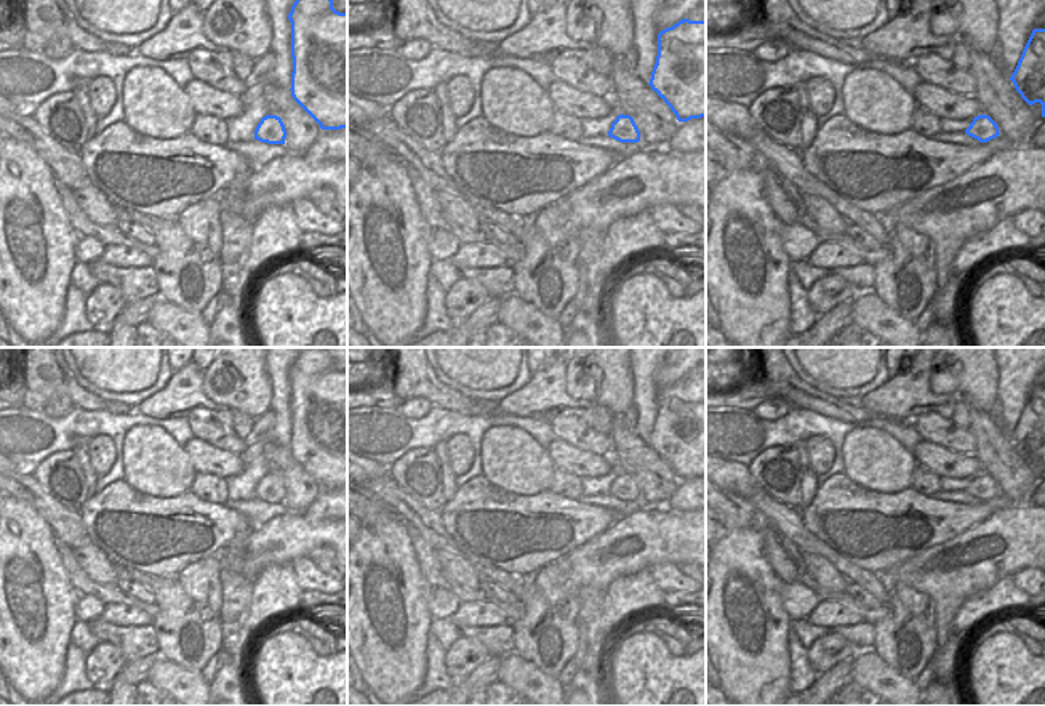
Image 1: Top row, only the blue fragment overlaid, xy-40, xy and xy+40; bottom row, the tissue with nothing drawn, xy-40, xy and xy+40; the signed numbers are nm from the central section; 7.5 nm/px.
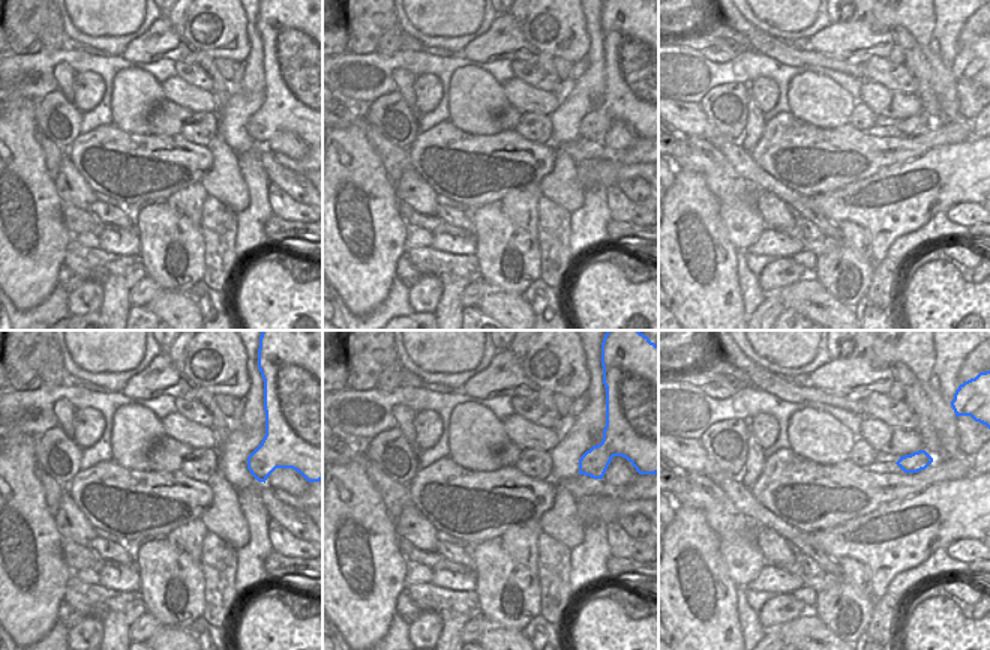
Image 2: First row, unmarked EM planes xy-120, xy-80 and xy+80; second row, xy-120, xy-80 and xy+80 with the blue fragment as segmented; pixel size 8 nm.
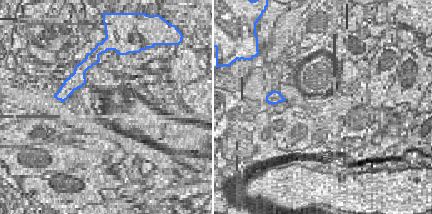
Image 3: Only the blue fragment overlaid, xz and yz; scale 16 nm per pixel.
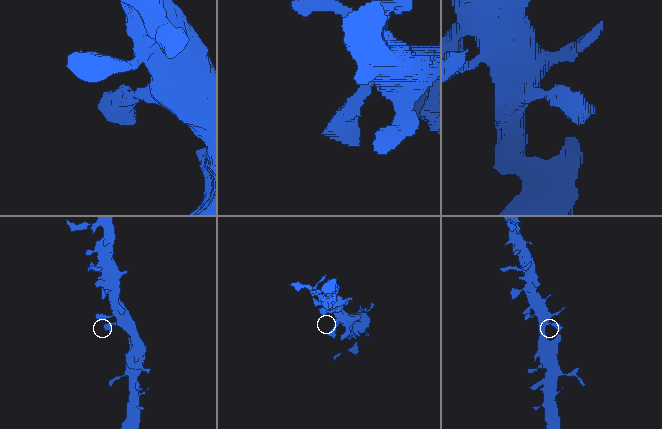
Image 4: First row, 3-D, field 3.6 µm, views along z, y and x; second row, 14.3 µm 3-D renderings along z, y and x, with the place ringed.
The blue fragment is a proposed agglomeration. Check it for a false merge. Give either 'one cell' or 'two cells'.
one cell

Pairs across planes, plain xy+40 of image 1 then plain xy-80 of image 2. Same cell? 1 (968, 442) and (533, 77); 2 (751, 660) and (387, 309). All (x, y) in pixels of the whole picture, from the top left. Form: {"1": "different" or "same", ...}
{"1": "same", "2": "different"}

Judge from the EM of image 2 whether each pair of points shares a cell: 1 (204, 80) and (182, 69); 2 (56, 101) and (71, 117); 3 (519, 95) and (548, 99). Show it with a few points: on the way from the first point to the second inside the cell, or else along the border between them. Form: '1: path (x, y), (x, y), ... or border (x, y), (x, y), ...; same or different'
1: path (198, 77), (188, 71); same
2: path (60, 105), (66, 113); same
3: path (527, 98), (540, 99); same

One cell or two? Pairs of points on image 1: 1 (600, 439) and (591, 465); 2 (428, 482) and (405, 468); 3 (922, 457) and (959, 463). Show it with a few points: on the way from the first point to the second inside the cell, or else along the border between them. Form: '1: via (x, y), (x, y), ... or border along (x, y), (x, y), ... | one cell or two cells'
1: border along (559, 439), (602, 457) | two cells
2: via (423, 479), (410, 471) | one cell
3: via (932, 457), (949, 461) | one cell

